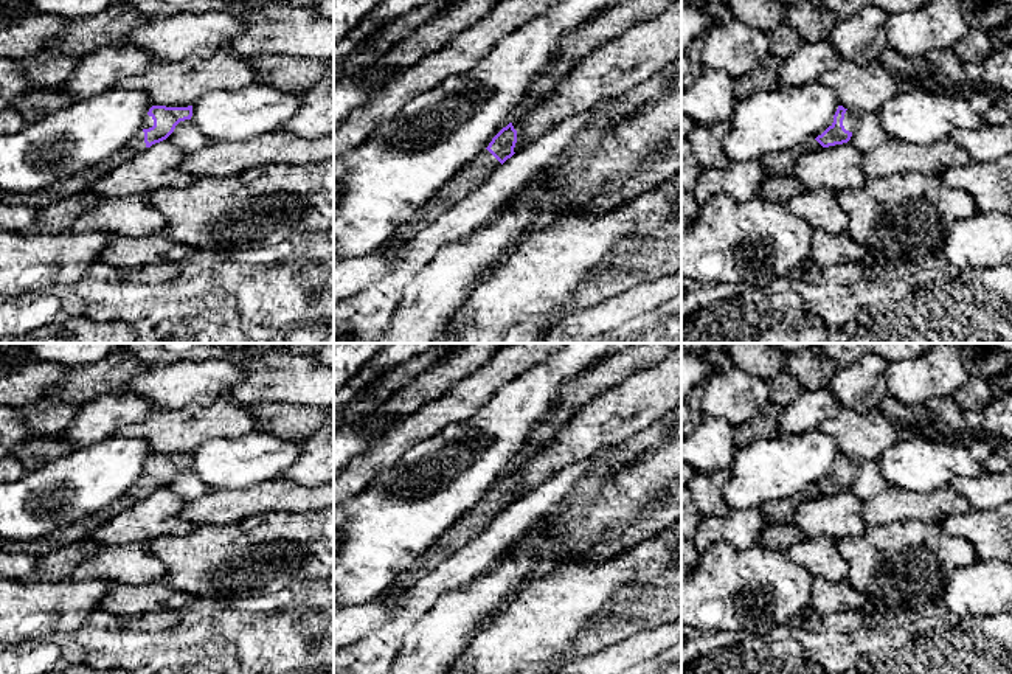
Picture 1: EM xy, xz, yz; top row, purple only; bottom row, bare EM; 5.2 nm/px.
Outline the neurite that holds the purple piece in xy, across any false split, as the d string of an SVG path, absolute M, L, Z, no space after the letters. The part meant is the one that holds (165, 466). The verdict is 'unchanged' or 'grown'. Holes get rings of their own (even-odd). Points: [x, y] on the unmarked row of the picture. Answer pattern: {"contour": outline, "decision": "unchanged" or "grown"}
{"contour": "M152 453L144 464L143 475L127 489L127 495L140 500L166 488L180 469L191 467L192 453L166 455Z", "decision": "grown"}

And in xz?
{"contour": "M512 471L503 475L472 509L464 512L447 531L442 533L416 561L402 572L390 589L411 589L424 575L435 570L472 539L478 537L489 523L515 500L517 478Z", "decision": "grown"}

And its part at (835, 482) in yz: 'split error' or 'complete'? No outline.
split error

